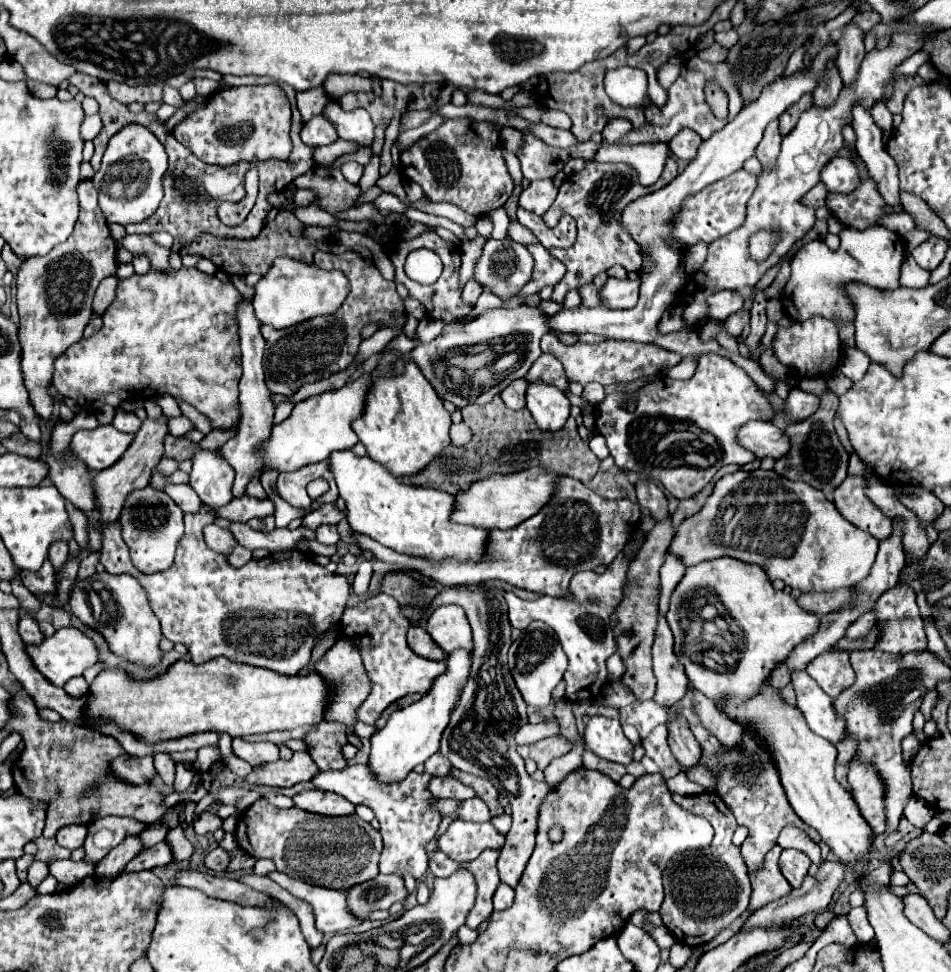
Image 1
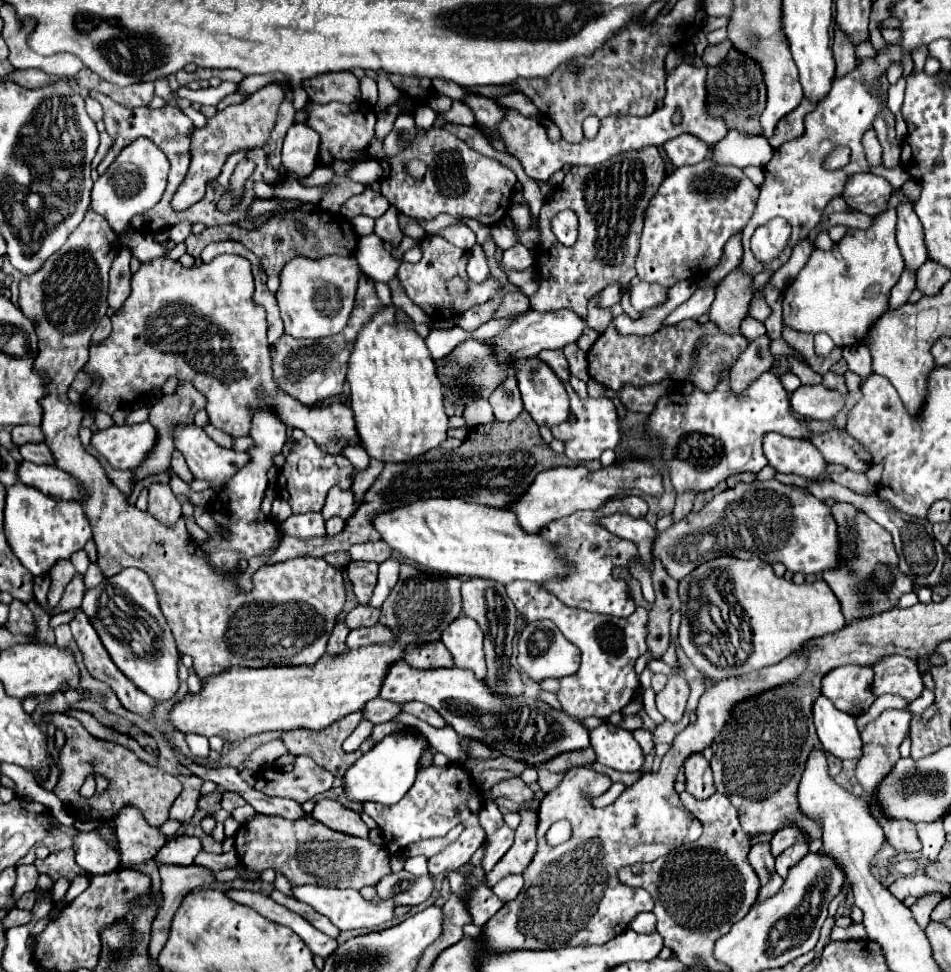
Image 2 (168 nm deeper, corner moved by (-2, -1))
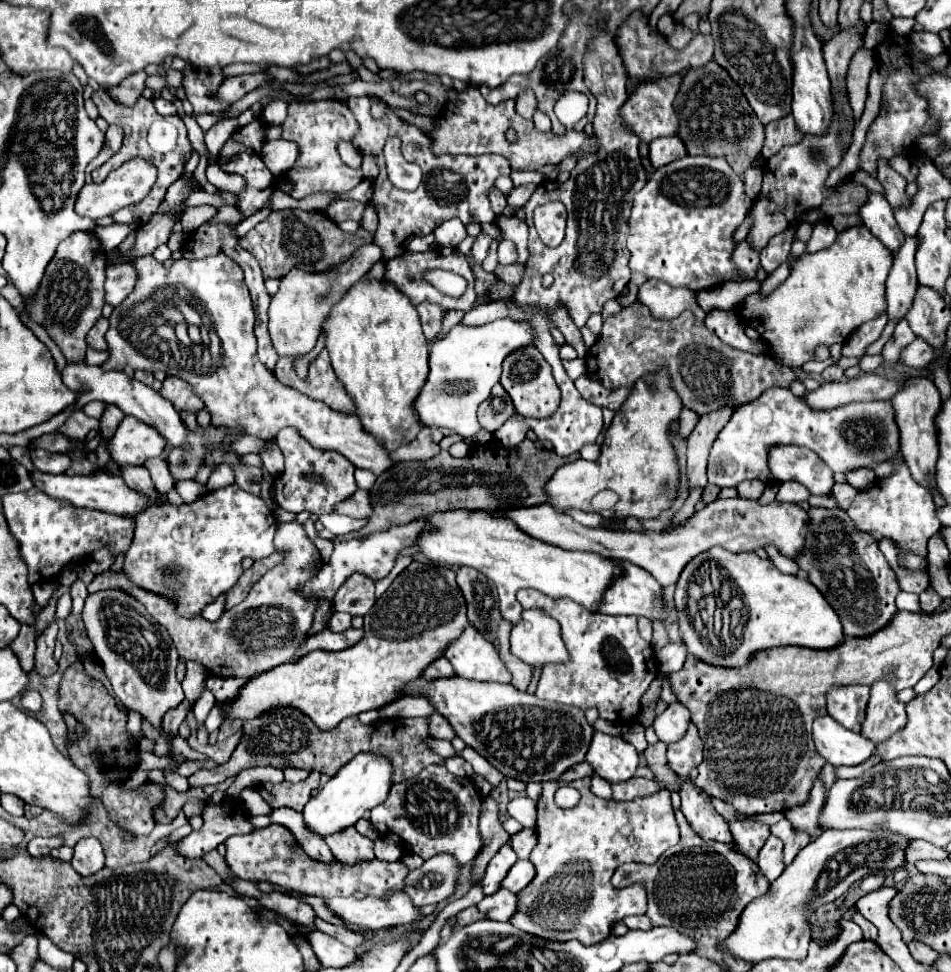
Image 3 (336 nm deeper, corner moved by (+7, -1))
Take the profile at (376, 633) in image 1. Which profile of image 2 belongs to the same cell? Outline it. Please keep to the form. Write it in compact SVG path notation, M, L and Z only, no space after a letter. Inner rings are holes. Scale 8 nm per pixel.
M394 661L382 681L380 697L392 703L420 701L434 707L460 737L480 737L498 753L522 759L530 765L540 765L558 753L584 749L590 745L588 729L564 711L556 711L536 699L502 699L496 697L468 669L414 669L406 661Z

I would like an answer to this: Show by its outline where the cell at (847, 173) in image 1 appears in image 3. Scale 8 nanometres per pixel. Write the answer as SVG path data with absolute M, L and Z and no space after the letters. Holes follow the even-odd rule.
M871 193L867 203L859 209L859 215L865 223L865 227L879 239L883 241L883 245L891 251L891 253L897 253L899 247L903 245L905 241L905 235L901 233L897 221L895 221L895 215L893 215L893 209L891 205L887 203L887 199L879 193Z

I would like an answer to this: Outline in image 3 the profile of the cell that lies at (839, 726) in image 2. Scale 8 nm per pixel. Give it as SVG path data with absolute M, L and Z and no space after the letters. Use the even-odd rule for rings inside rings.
M825 715L813 723L813 741L821 757L825 757L831 765L861 765L865 763L873 751L875 743L867 737L851 733L843 729L833 717Z

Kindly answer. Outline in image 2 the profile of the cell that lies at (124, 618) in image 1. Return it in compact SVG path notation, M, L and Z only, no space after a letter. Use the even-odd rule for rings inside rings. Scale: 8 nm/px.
M124 569L118 575L104 579L100 585L88 589L82 599L82 611L88 615L102 645L110 653L116 667L134 681L146 695L156 701L170 699L178 689L178 653L174 637L158 605L156 589L150 577L140 569ZM130 643L140 643L140 657L132 653Z

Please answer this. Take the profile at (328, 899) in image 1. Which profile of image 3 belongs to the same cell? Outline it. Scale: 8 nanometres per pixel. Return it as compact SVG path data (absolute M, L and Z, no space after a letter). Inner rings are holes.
M393 893L389 899L331 897L331 899L325 899L325 903L345 923L359 925L371 931L391 929L397 925L411 925L425 917L405 893Z

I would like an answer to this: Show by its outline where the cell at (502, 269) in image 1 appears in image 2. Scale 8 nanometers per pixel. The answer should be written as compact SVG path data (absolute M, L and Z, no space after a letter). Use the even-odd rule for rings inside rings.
M516 243L514 247L506 249L502 255L502 267L510 271L524 271L534 263L534 253L526 249L522 243Z

